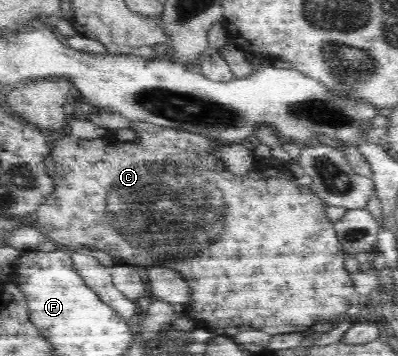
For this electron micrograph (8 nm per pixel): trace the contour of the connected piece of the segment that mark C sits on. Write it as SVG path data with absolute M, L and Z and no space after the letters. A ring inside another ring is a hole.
M132 122L130 128L134 130L137 136L136 141L119 141L116 137L112 138L110 135L104 138L96 138L96 140L82 140L68 133L65 133L61 139L56 140L53 151L44 158L44 166L52 177L55 188L44 204L39 206L35 210L33 217L29 219L29 223L46 236L47 240L60 242L66 248L81 247L86 251L91 249L103 250L112 256L116 262L132 267L140 266L149 269L150 267L162 265L180 272L184 281L187 282L188 287L192 290L192 301L189 301L189 304L186 305L186 316L195 320L199 325L212 329L213 332L218 332L218 334L222 334L222 328L230 328L230 326L234 326L234 328L238 328L238 326L252 326L252 328L274 326L276 330L264 330L264 332L270 332L270 334L302 332L302 330L306 330L308 326L312 326L316 322L334 320L336 316L344 314L350 306L359 304L359 293L352 283L350 274L344 270L345 252L342 250L342 245L338 240L334 223L327 219L325 213L328 204L313 194L310 186L303 187L299 184L296 186L296 178L293 178L289 169L284 168L280 172L276 172L274 176L264 176L260 165L255 163L253 171L238 177L232 175L232 172L224 167L224 163L210 153L212 149L224 145L221 142L217 142L217 140L212 140L207 136L200 136L194 132L186 132L179 128L162 128L147 122ZM248 268L254 268L264 276L262 278L264 290L256 282L252 282L248 278L252 274L252 272L248 272Z

